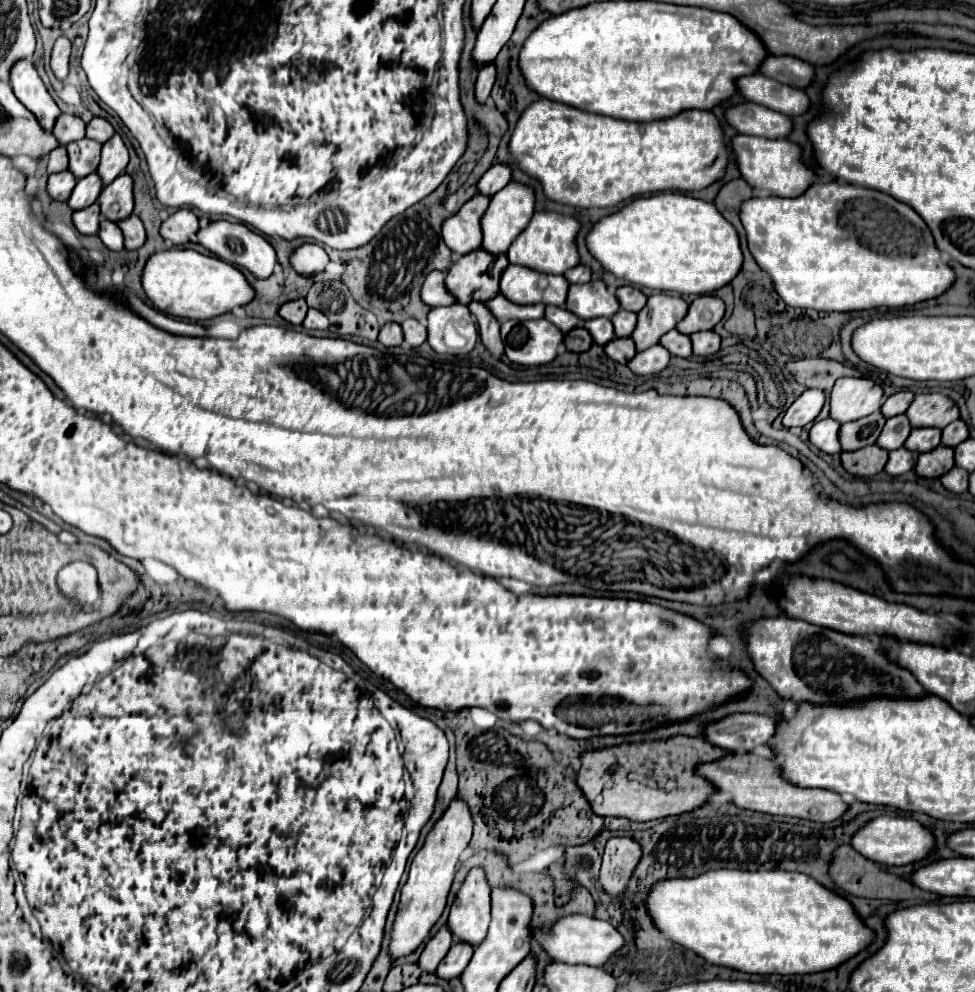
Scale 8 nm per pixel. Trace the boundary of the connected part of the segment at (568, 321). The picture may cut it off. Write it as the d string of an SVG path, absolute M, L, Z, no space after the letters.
M546 306L546 318L554 322L554 326L558 326L564 334L568 334L582 322L576 314L570 314L564 306Z

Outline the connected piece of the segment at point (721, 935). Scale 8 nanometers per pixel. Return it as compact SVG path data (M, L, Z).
M712 870L688 880L662 880L650 890L646 908L652 914L654 924L676 944L694 950L710 964L728 966L748 974L788 976L826 972L866 950L876 936L874 930L862 922L850 900L800 872Z

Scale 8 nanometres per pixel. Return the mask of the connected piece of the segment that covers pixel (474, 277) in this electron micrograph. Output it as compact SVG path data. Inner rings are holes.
M474 250L458 258L458 262L446 274L446 286L456 294L460 304L468 304L476 298L490 300L500 292L500 276L508 268L506 254L490 254L486 250Z

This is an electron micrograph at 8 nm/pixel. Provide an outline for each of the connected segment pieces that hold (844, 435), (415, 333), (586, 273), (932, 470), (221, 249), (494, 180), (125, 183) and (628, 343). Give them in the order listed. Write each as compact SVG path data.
M874 412L870 416L864 416L860 420L848 422L840 428L840 442L842 450L860 450L864 446L876 444L886 418L882 412Z
M414 318L404 320L404 322L402 322L402 330L404 330L404 340L406 340L410 346L420 346L420 344L426 340L426 336L428 336L426 326L420 324L420 322L414 320Z
M578 264L576 268L572 268L572 270L568 270L568 272L564 274L564 278L566 278L568 282L588 282L590 276L592 276L592 272L590 272L590 268L584 266L584 264Z
M938 446L936 450L918 456L916 472L924 478L940 478L948 470L952 470L952 466L954 466L954 448Z
M226 220L210 222L208 228L202 228L198 232L198 242L200 242L200 246L204 246L208 252L218 256L220 260L224 260L232 266L238 266L238 268L248 268L256 278L268 278L274 272L276 252L272 248L272 244L264 236L246 228L246 224L226 222Z
M494 164L478 182L478 192L486 194L486 196L494 196L496 192L500 192L512 178L512 170L510 164Z
M122 174L102 190L98 202L104 218L112 222L120 222L132 214L132 208L134 208L132 186L134 186L132 178L128 174Z
M614 338L612 342L608 342L604 346L604 350L606 350L606 354L612 360L616 360L620 364L628 364L634 358L634 354L636 354L634 340L632 338Z

